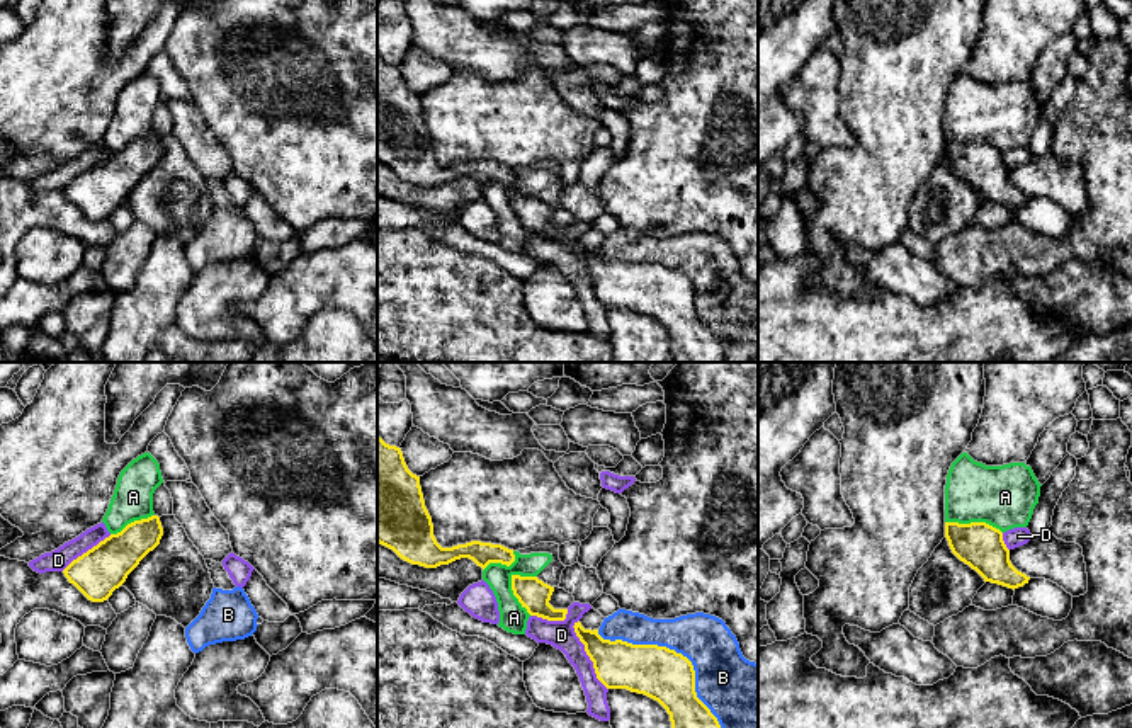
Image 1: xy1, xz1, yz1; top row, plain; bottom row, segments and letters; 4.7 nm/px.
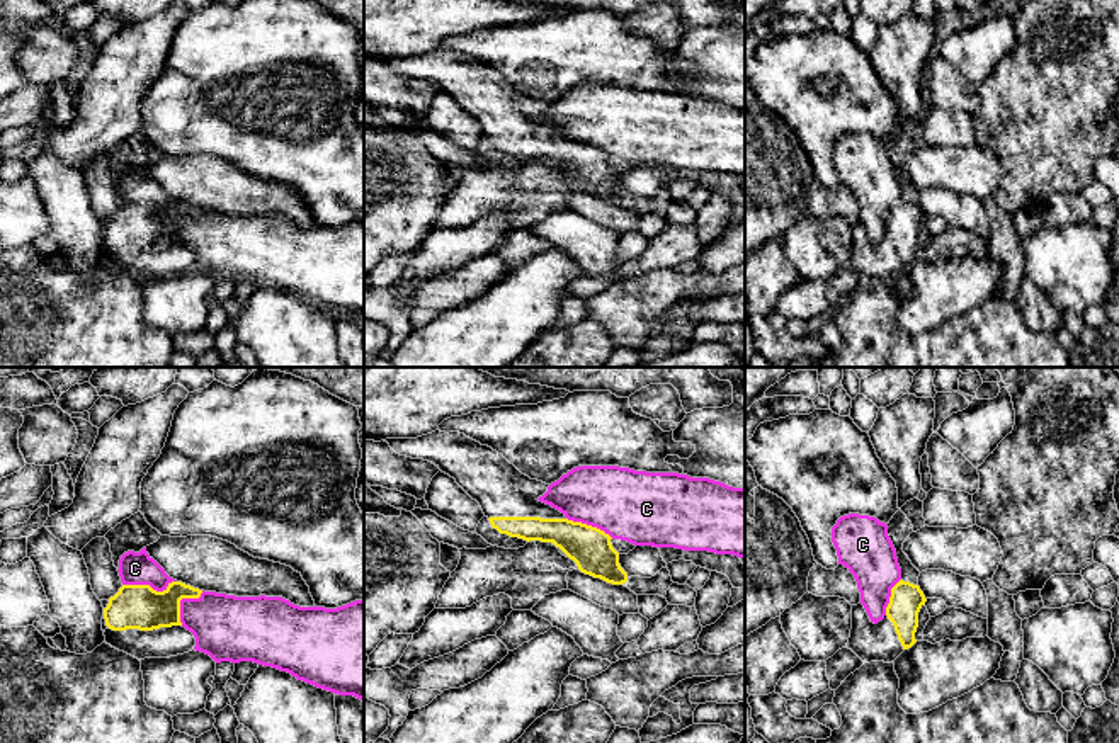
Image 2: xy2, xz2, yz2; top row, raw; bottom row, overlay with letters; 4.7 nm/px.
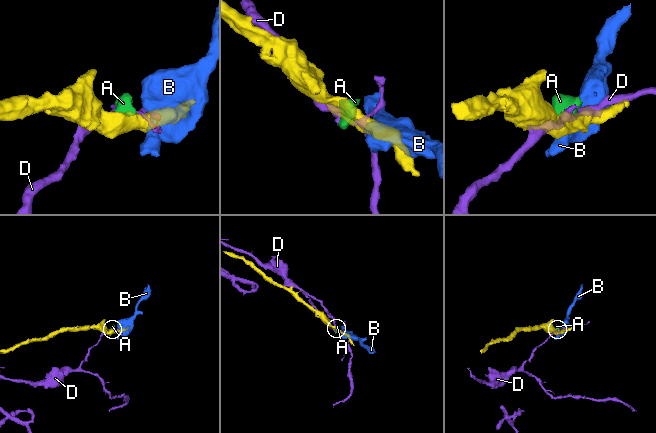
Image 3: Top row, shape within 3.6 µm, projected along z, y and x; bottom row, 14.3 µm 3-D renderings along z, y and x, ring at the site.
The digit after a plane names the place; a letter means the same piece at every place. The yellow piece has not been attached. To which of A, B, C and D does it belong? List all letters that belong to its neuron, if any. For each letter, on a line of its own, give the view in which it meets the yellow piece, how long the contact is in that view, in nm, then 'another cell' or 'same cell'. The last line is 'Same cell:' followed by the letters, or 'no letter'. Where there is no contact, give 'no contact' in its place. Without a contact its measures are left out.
A: meets yellow in xz1; contact 220 nm long; another cell
B: meets yellow in xz1; contact 800 nm long; another cell
C: meets yellow in xy2; contact 260 nm long; another cell
D: meets yellow in xz1; contact 360 nm long; another cell
Same cell: no letter

